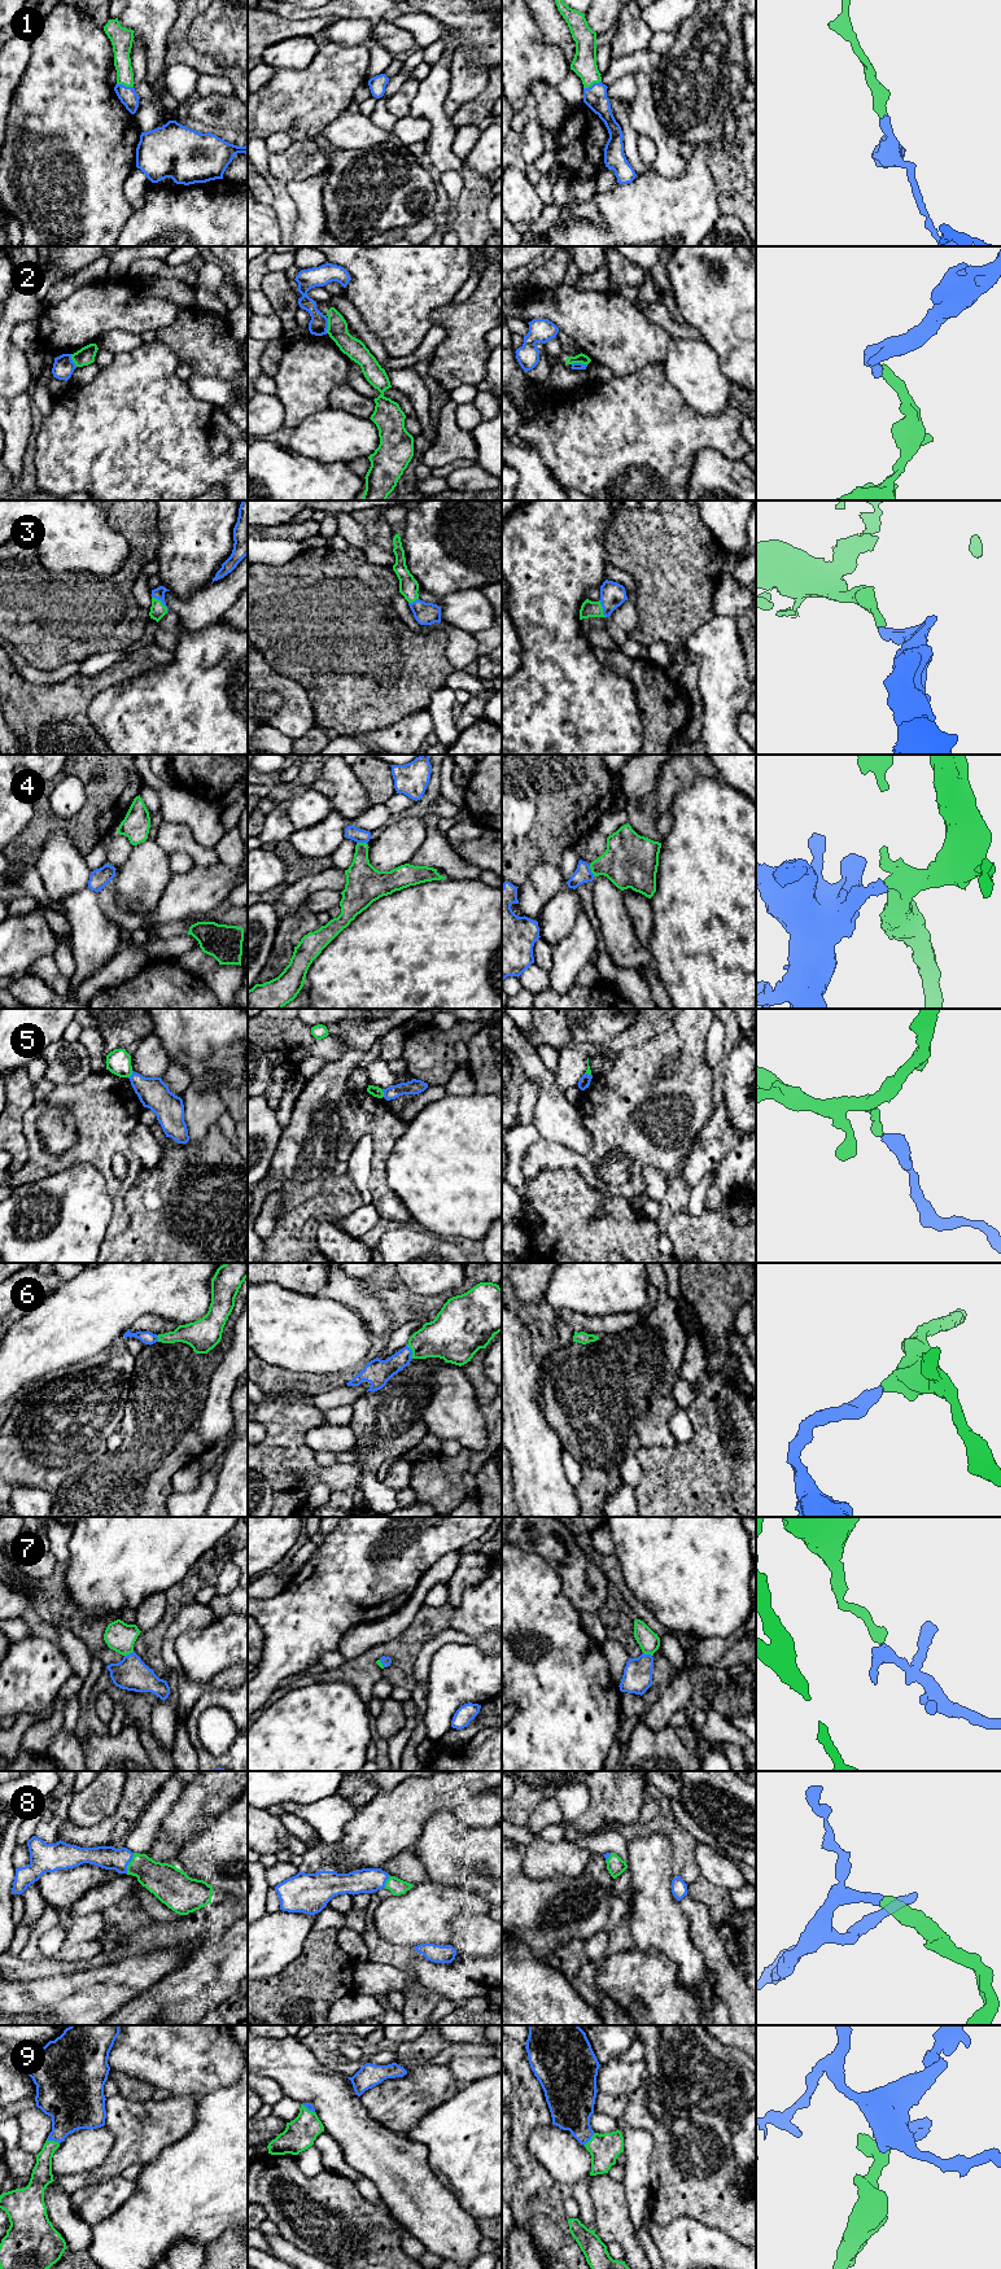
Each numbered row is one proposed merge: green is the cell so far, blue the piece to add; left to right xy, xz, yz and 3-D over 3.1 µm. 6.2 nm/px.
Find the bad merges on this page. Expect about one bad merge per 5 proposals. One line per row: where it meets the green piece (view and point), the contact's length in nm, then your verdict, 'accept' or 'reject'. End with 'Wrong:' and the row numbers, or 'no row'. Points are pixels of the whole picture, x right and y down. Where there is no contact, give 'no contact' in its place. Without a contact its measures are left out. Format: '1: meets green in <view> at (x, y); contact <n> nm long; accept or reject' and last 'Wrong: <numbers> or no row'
1: meets green in yz at (591, 84); contact 120 nm long; accept
2: meets green in xz at (328, 326); contact 100 nm long; reject
3: meets green in xy at (161, 602); contact 130 nm long; accept
4: meets green in yz at (591, 871); contact 90 nm long; accept
5: meets green in xz at (383, 1093); contact 50 nm long; reject
6: meets green in xz at (412, 1351); contact 90 nm long; accept
7: meets green in xy at (129, 1653); contact 70 nm long; accept
8: meets green in xy at (129, 1863); contact 140 nm long; accept
9: meets green in xy at (53, 2141); contact 90 nm long; accept
Wrong: 2, 5

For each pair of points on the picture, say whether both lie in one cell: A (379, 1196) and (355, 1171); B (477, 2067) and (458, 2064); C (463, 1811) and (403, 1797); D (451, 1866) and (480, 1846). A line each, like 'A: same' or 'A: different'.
A: different
B: same
C: different
D: same

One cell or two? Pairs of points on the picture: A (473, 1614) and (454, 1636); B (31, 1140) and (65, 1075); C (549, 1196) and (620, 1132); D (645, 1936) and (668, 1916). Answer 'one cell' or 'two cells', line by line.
A: two cells
B: two cells
C: two cells
D: one cell

